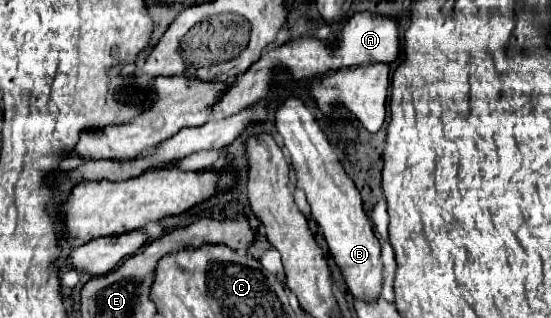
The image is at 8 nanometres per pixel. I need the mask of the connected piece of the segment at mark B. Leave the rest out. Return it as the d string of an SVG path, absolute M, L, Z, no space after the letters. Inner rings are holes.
M287 94L287 102L277 108L277 132L283 140L285 150L291 156L291 164L297 176L297 188L305 192L307 202L311 206L311 214L317 220L321 232L325 234L331 256L341 270L349 292L365 300L379 298L383 288L381 244L373 232L371 220L363 210L361 194L355 188L353 180L345 174L315 116L293 94Z

